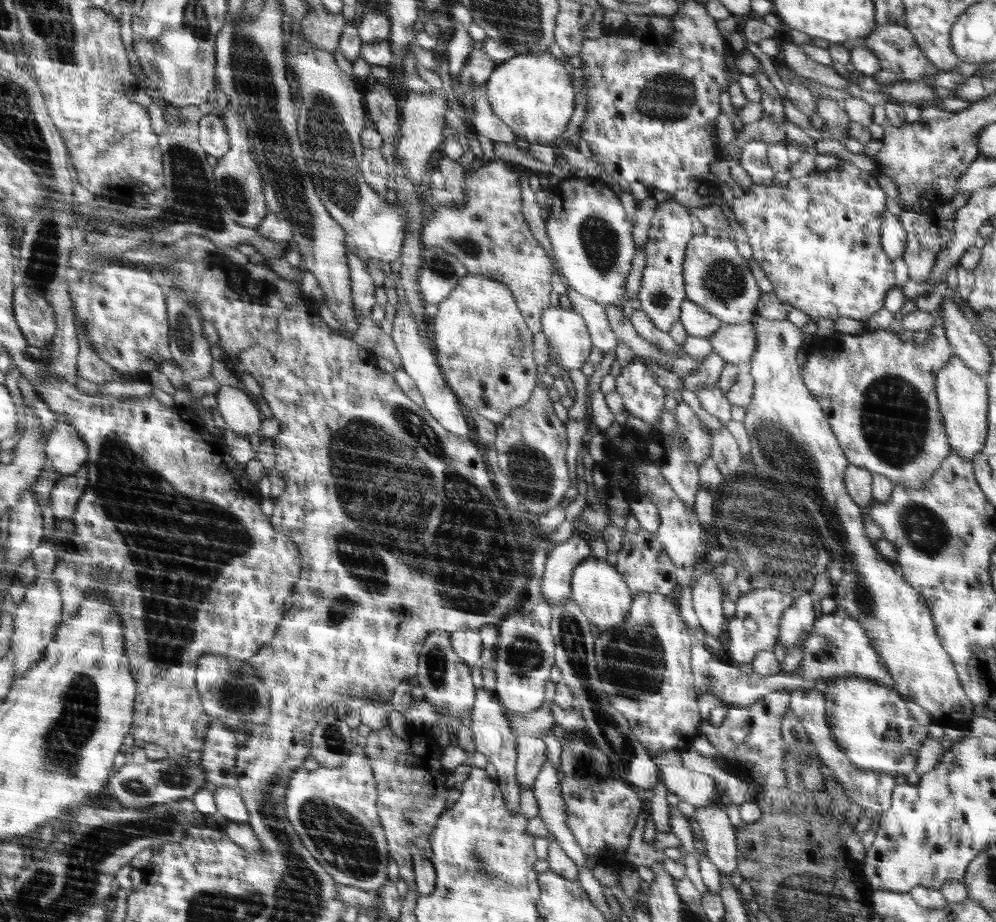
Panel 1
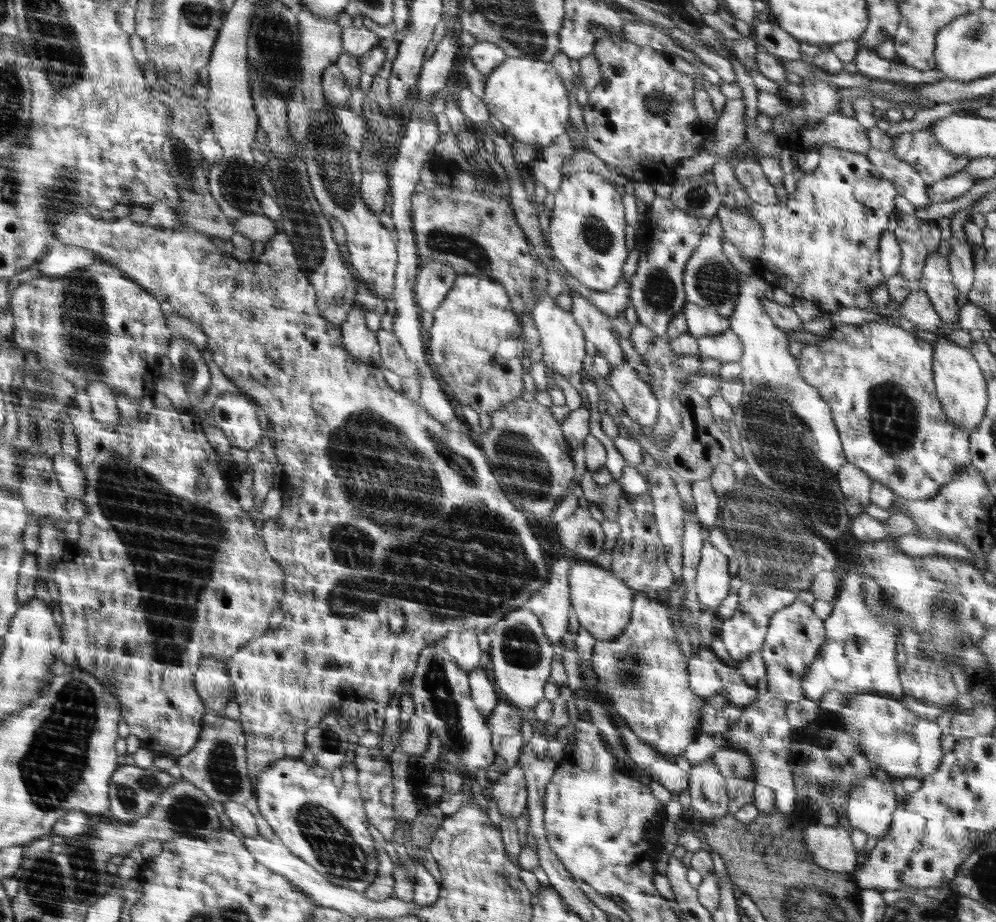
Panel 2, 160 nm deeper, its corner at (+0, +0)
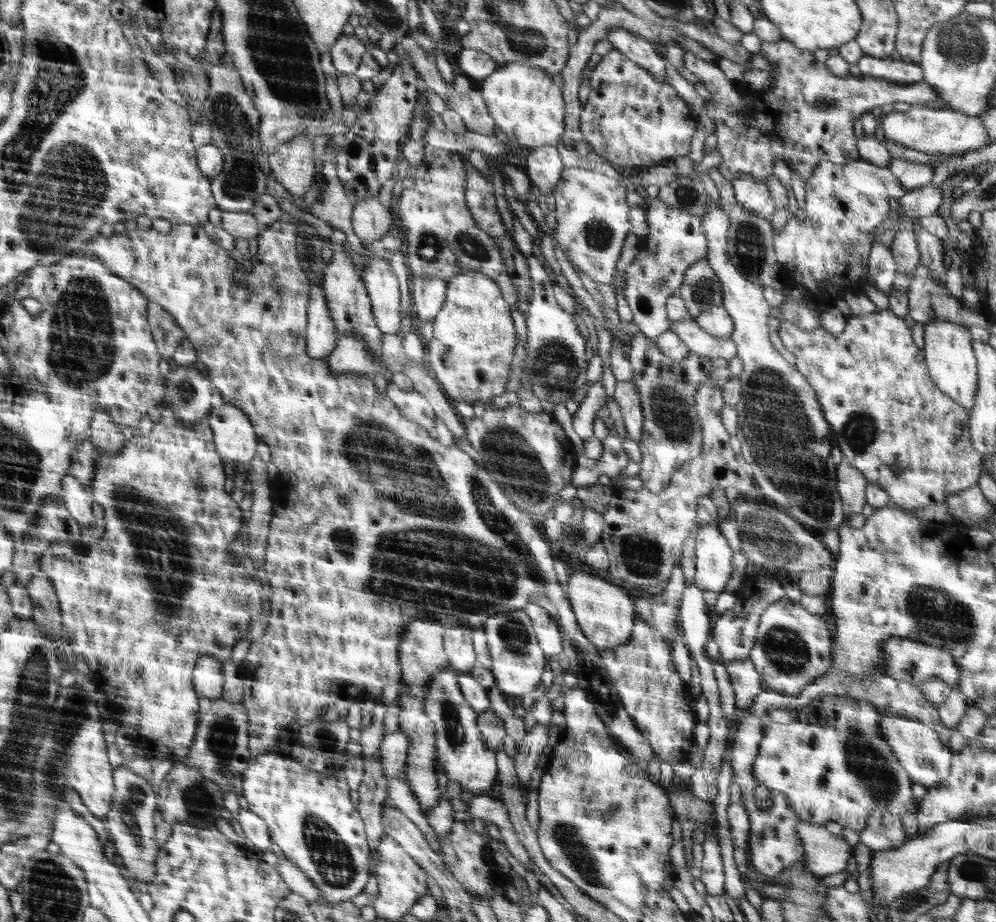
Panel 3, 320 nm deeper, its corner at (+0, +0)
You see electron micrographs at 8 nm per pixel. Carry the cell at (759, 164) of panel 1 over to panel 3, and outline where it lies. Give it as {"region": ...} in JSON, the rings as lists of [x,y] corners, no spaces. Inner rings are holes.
{"region":[[[743,175],[732,181],[735,200],[744,210],[769,221],[776,210],[773,194],[766,183],[756,181],[756,178]]]}

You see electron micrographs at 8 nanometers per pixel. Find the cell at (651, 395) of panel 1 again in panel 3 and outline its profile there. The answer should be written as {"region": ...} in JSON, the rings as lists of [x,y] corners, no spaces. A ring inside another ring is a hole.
{"region":[[[616,382],[613,399],[620,406],[628,438],[639,444],[643,439],[645,415],[637,385],[634,382]]]}

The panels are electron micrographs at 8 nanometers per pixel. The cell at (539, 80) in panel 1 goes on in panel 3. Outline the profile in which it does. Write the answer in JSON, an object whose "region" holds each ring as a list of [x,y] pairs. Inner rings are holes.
{"region":[[[520,61],[505,64],[487,76],[482,81],[479,89],[485,105],[488,107],[490,116],[494,119],[495,125],[506,134],[508,140],[517,142],[524,148],[532,150],[544,147],[557,147],[560,137],[564,132],[564,100],[562,100],[562,90],[560,86],[556,86],[550,78],[550,73],[542,68],[530,64],[528,61]]]}

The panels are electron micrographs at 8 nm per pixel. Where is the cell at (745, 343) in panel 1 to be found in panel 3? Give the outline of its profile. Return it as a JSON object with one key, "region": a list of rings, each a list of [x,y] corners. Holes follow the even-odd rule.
{"region":[[[692,318],[671,321],[669,330],[680,337],[690,353],[710,359],[725,358],[728,361],[737,356],[737,348],[731,337],[712,336]]]}

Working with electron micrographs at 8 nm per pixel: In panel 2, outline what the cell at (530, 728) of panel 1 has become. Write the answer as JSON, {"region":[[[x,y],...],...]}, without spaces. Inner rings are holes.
{"region":[[[500,698],[492,716],[485,722],[489,731],[496,739],[501,739],[507,736],[520,735],[522,728],[521,711],[508,703],[503,698]]]}

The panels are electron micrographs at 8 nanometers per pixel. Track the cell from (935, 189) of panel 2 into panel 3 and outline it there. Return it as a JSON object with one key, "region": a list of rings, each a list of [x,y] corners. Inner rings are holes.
{"region":[[[930,182],[927,186],[907,192],[905,196],[899,199],[899,202],[898,213],[904,217],[917,219],[918,217],[934,216],[944,202],[942,186]]]}

